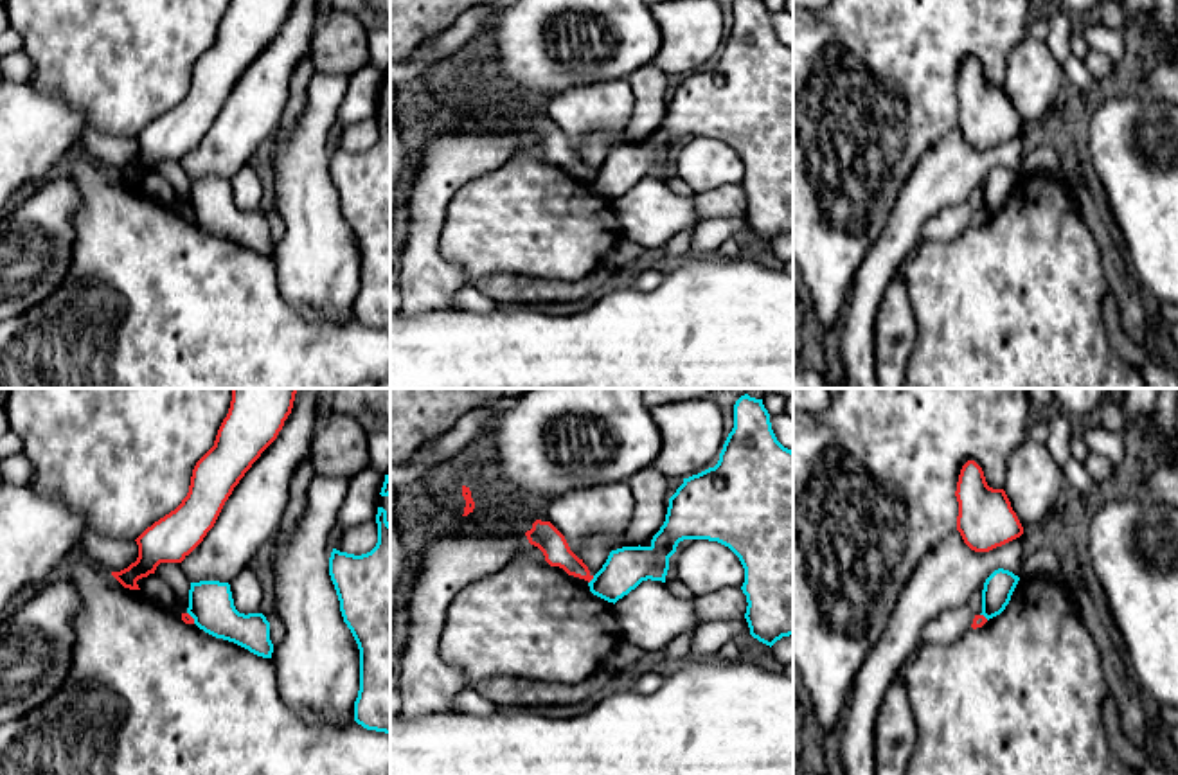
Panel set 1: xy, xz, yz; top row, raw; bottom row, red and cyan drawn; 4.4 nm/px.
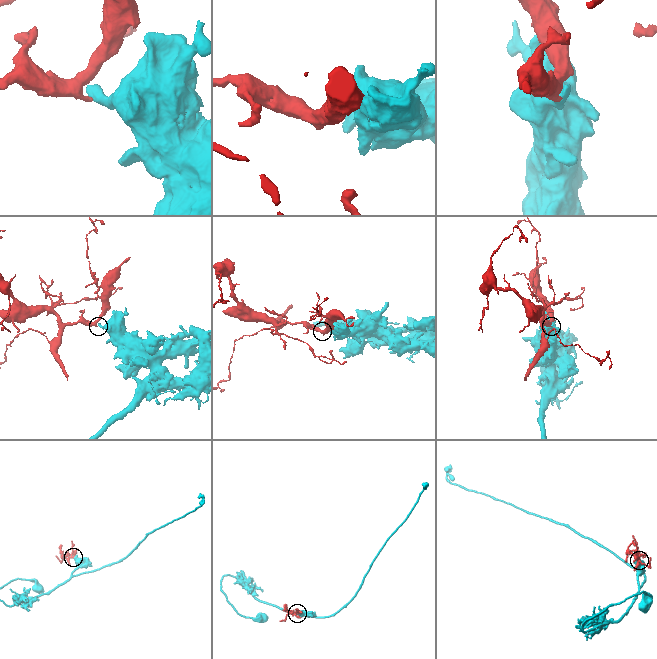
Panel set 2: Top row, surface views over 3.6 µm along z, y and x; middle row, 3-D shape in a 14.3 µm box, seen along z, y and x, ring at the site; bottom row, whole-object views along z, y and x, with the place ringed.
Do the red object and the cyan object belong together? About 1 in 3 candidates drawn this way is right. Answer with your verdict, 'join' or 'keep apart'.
keep apart

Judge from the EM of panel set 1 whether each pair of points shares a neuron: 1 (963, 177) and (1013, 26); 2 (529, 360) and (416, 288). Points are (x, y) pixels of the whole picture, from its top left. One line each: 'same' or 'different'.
1: different
2: different

